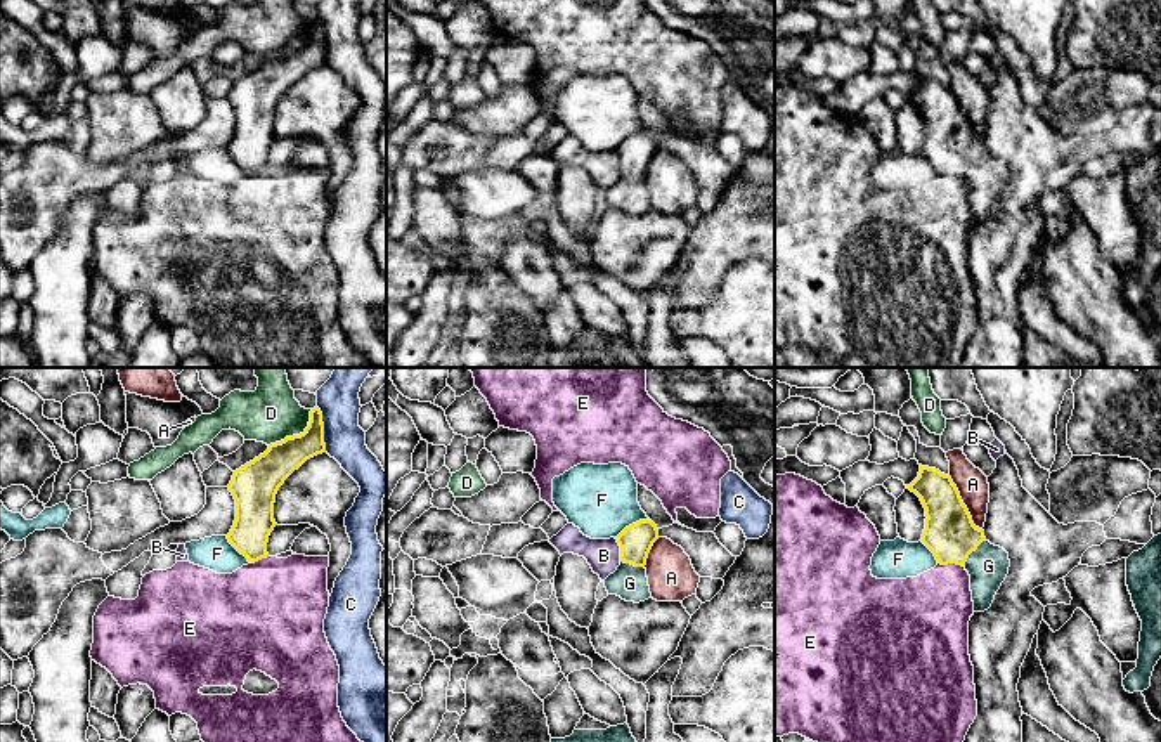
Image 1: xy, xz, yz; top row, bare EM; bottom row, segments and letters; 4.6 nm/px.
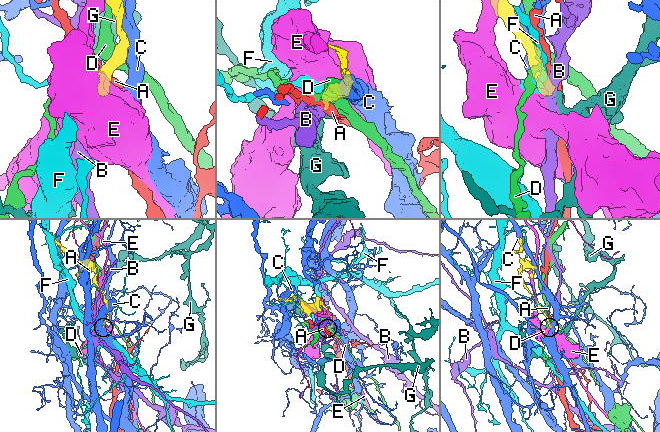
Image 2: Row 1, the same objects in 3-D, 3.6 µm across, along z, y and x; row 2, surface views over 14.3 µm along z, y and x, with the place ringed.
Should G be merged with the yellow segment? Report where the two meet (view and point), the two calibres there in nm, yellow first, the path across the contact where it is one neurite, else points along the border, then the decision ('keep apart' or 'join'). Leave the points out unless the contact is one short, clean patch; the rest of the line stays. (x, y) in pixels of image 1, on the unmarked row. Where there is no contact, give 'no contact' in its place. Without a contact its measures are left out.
contact yz (972, 162); calibres 240 and 190 nm; way yz (950, 146), (972, 162), (988, 177); join

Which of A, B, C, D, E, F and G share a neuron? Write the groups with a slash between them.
A / B / C / D / E / F / G

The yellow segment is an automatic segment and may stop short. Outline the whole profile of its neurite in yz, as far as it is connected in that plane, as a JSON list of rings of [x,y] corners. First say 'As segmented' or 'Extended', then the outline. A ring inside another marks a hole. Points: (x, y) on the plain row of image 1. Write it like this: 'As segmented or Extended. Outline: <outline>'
Extended. Outline: [[[920,76],[918,88],[906,97],[906,101],[915,104],[925,120],[927,130],[922,154],[934,165],[937,175],[957,175],[969,184],[974,224],[988,222],[1009,186],[1009,165],[1003,159],[991,156],[984,149],[984,142],[974,137],[972,128],[950,87]]]

